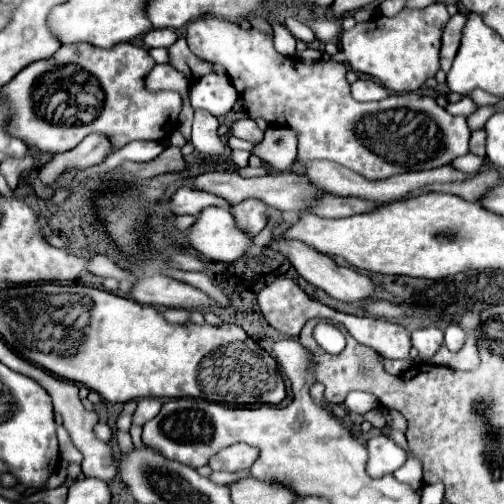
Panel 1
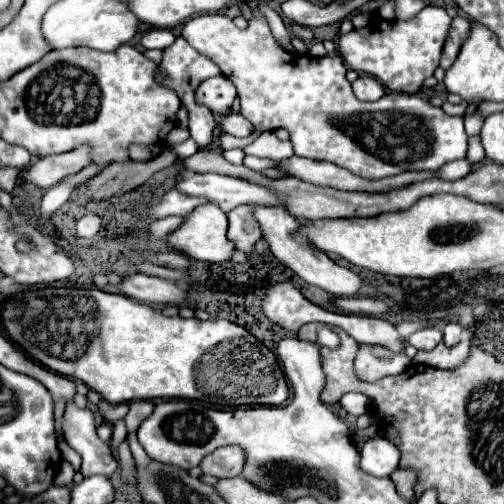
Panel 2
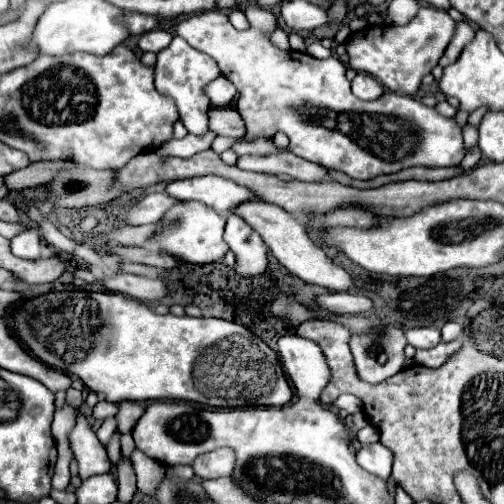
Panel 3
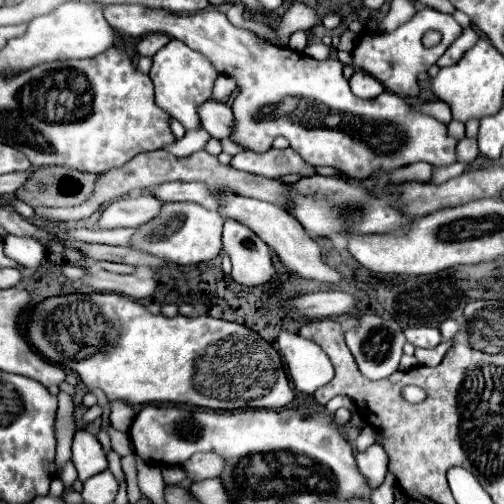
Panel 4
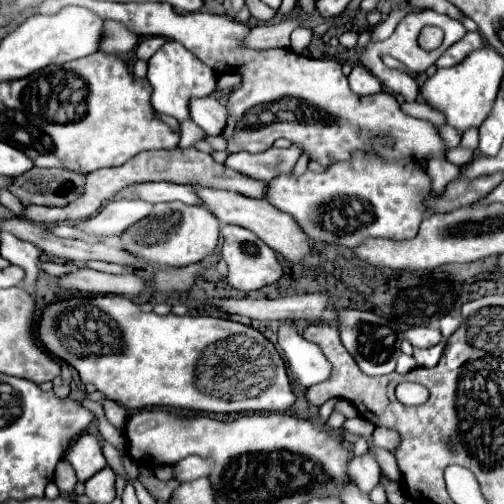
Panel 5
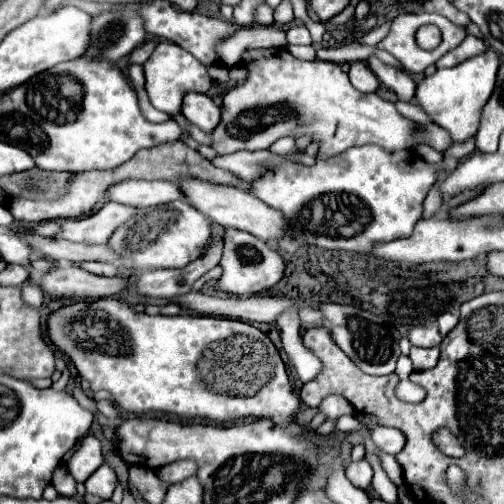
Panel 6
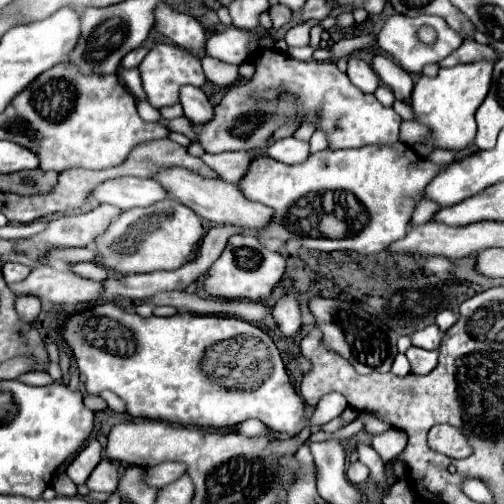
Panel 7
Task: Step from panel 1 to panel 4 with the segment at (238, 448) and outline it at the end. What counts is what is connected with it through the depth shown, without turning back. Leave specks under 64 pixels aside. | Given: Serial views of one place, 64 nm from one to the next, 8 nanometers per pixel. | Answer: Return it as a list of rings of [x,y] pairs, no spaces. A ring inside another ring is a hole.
[[[194,454],[188,462],[182,464],[188,480],[204,480],[204,478],[216,478],[220,474],[220,468],[224,468],[224,460],[214,454]]]

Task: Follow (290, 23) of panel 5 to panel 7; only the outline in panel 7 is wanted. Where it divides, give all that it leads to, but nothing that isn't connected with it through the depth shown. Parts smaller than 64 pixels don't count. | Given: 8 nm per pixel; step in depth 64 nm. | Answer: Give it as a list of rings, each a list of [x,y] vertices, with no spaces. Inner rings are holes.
[[[230,26],[224,32],[218,32],[208,38],[206,52],[208,56],[228,64],[242,64],[246,60],[246,46],[250,40],[258,40],[254,32],[246,32]]]

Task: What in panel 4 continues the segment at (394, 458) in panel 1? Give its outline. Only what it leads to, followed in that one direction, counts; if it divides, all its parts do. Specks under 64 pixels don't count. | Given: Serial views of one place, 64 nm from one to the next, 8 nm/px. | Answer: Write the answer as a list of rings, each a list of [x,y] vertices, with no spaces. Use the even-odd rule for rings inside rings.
[[[372,444],[368,450],[356,454],[356,466],[366,478],[370,488],[378,488],[388,472],[388,456],[380,444]]]

